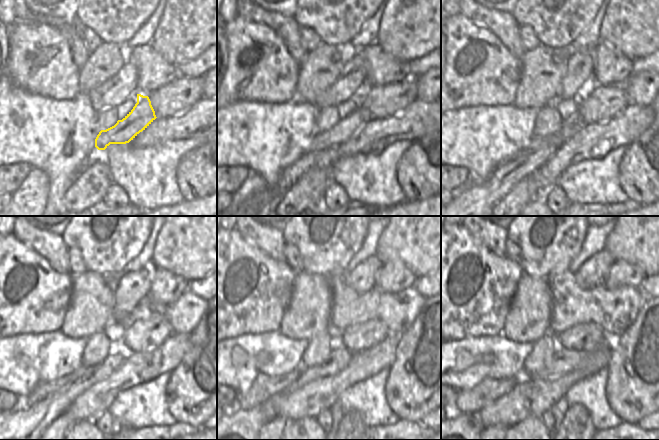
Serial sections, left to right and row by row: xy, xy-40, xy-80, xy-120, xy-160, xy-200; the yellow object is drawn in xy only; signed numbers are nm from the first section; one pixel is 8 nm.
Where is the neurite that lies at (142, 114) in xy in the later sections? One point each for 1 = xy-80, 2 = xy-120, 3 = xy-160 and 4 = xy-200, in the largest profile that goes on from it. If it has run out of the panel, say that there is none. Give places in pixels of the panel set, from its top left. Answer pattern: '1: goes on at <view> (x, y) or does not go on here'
1: goes on at xy-80 (569, 128)
2: goes on at xy-120 (42, 389)
3: goes on at xy-160 (265, 387)
4: goes on at xy-200 (470, 401)

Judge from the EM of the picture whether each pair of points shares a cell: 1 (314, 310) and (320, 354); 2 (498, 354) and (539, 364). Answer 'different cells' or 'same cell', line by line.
1: same cell
2: different cells

